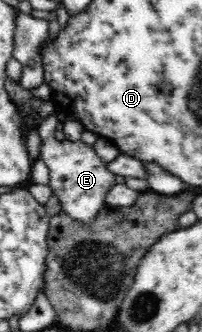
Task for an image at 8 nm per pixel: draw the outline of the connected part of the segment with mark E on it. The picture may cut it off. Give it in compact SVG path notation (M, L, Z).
M54 110L39 123L41 138L41 151L39 156L47 164L49 169L49 184L52 196L55 196L60 205L60 212L72 217L78 223L93 223L97 219L97 214L106 206L109 190L116 184L116 174L108 170L105 160L102 160L92 145L88 145L81 140L72 142L70 140L58 140L54 136L55 130L61 125L59 123L59 111Z

